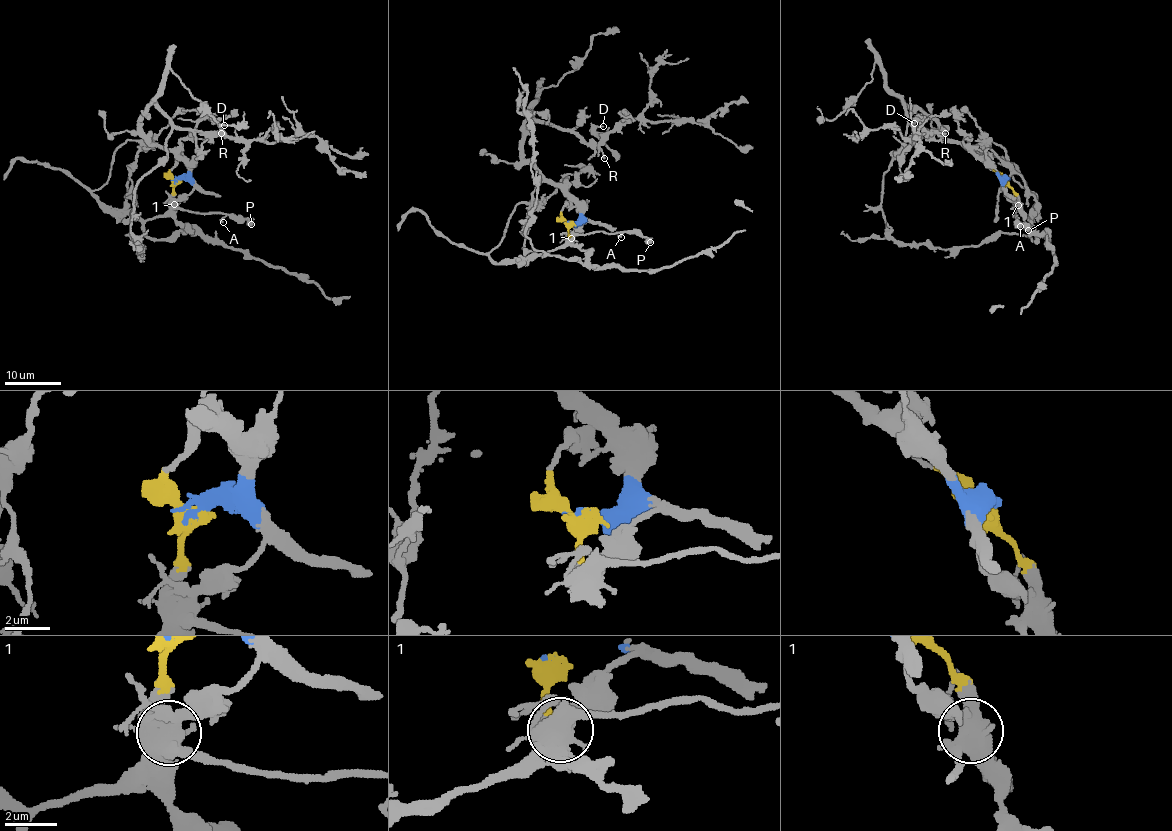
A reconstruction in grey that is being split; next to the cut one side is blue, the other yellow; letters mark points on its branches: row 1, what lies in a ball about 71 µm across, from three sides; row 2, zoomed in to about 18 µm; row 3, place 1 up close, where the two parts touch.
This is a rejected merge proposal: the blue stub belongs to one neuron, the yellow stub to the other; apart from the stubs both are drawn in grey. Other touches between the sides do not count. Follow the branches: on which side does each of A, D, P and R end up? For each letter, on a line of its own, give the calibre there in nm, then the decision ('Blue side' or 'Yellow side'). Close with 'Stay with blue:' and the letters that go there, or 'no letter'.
A: Thickness 200 nm. Yellow side
D: Thickness 180 nm. Blue side
P: Thickness 650 nm. Yellow side
R: Thickness 200 nm. Blue side
Stay with blue: D, R

